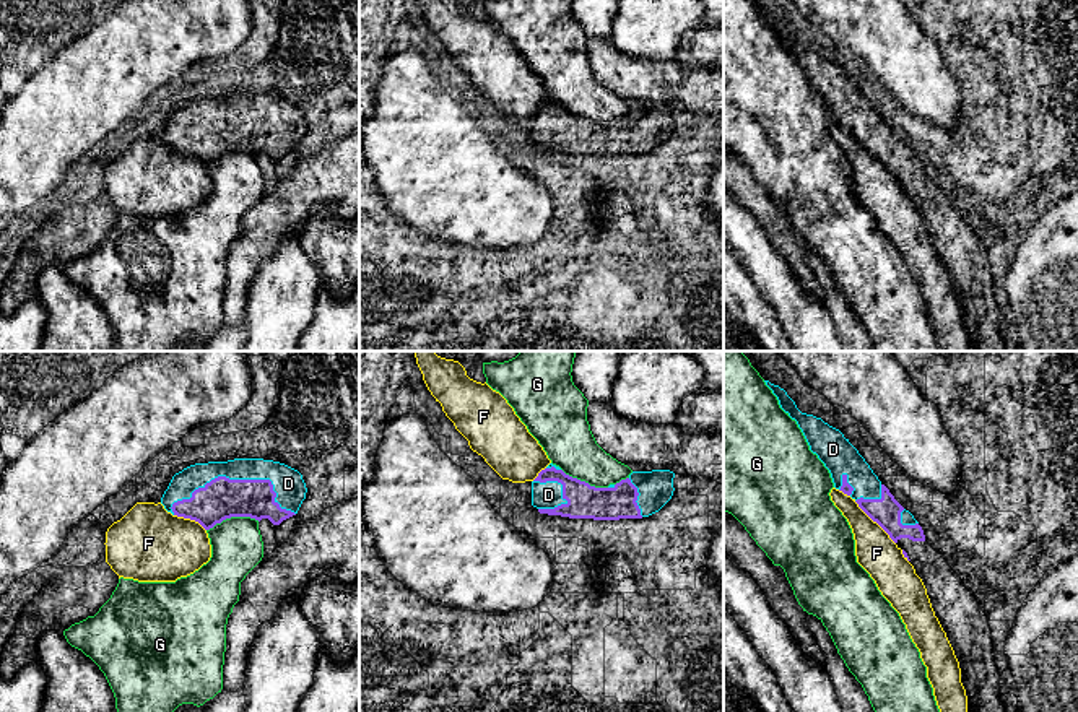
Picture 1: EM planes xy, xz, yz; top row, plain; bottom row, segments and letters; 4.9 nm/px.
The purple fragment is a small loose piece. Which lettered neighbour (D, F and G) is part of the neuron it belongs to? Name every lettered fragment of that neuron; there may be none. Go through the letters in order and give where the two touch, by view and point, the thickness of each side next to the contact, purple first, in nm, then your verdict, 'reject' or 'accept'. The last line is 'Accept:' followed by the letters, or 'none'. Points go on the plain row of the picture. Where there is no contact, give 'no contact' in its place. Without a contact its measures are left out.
D: meets purple in xy at (239, 116); 200 nm thick on the purple side, 150 nm on the other; accept
F: meets purple in yz at (875, 156); 140 nm thick on the purple side, 200 nm on the other; reject
G: meets purple in xy at (233, 151); 200 nm thick on the purple side, 260 nm on the other; reject
Accept: D

